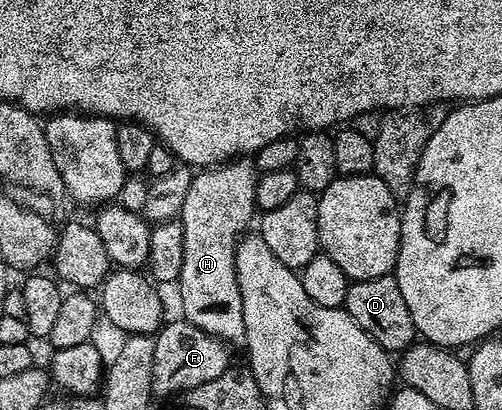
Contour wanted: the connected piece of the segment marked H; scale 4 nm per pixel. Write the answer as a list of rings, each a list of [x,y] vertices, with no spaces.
[[[231,160],[217,166],[202,168],[197,171],[188,188],[188,196],[184,196],[184,208],[180,221],[184,228],[184,256],[180,264],[180,276],[176,283],[178,298],[182,301],[181,317],[200,328],[205,334],[211,334],[225,342],[227,347],[245,347],[246,329],[244,328],[244,312],[240,300],[240,288],[236,284],[236,247],[239,239],[247,229],[246,221],[256,214],[254,189],[258,183],[258,174],[254,163],[250,160]]]

